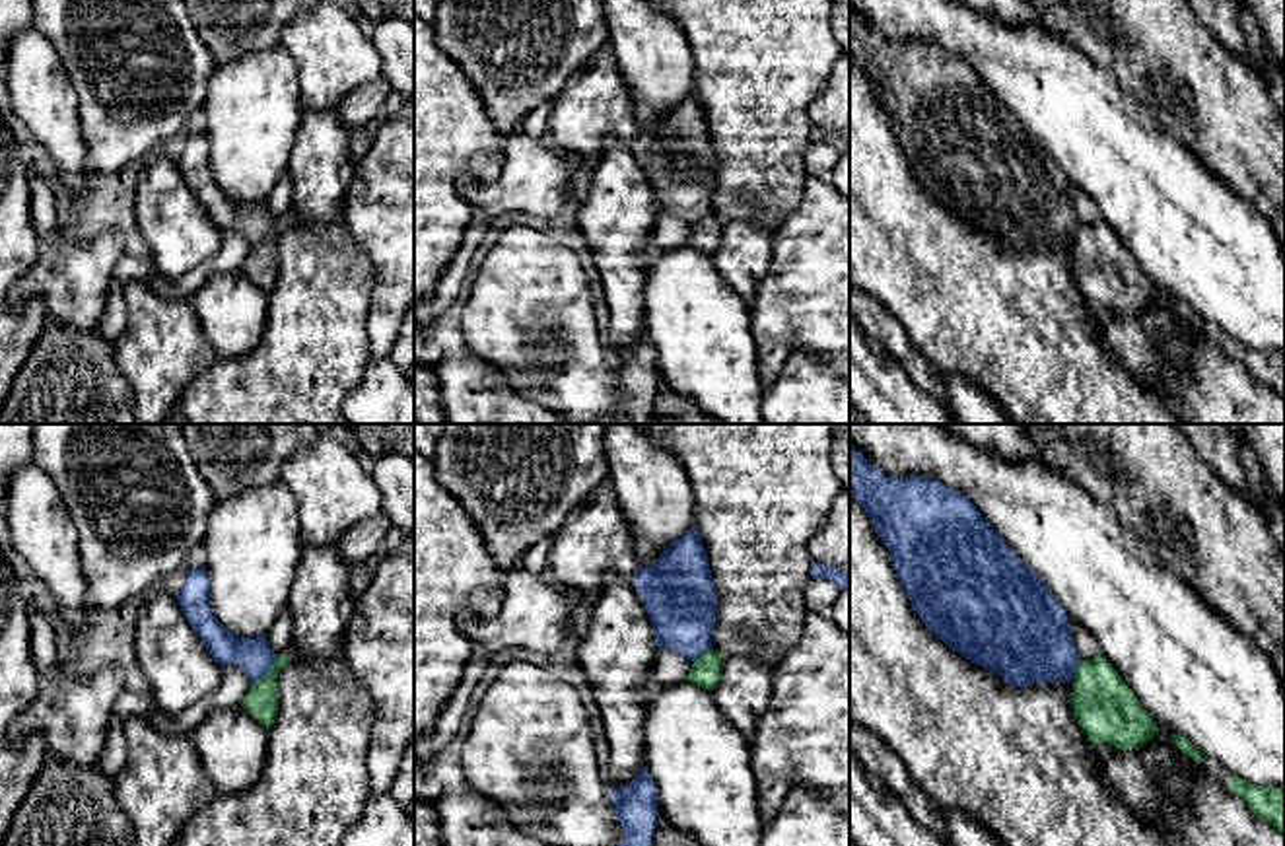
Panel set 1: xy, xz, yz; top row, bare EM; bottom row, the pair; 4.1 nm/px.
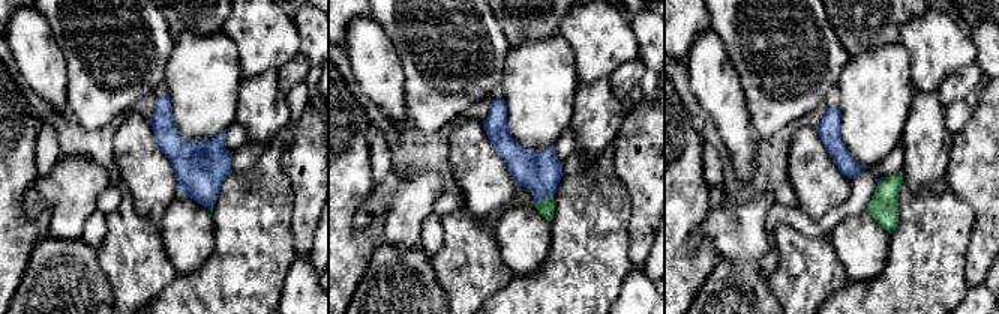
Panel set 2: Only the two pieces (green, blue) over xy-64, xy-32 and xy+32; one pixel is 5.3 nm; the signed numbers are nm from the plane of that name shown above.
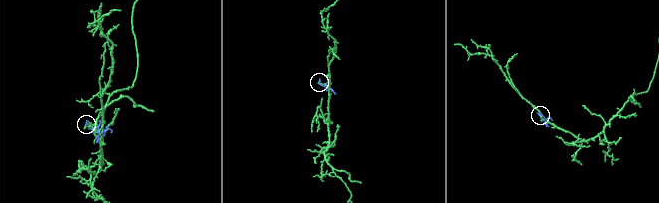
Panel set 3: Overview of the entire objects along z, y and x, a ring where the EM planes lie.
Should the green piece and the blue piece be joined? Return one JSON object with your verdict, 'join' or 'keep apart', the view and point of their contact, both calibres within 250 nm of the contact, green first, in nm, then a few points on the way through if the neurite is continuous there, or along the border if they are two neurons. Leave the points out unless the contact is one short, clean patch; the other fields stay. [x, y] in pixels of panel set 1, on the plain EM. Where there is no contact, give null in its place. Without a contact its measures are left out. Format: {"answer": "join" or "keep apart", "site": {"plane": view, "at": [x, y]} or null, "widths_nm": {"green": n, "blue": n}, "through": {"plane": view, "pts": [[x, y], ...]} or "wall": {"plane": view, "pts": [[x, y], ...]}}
{"answer": "keep apart", "site": {"plane": "xy", "at": [269, 238]}, "widths_nm": {"green": 140, "blue": 150}, "wall": {"plane": "xy", "pts": [[278, 220], [273, 232], [251, 249]]}}

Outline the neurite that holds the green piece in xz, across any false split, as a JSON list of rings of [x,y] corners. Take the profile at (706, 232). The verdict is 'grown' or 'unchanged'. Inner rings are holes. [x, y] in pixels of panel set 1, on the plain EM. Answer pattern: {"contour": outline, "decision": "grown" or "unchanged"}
{"contour": [[[710,214],[692,226],[692,233],[684,245],[698,247],[713,255],[719,245],[723,224],[715,214]]], "decision": "unchanged"}

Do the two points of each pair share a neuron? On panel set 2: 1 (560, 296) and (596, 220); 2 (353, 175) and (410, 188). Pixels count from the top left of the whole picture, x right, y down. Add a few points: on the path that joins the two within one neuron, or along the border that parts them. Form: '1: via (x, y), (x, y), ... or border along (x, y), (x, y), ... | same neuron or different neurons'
1: via (579, 277), (588, 260), (590, 239) | same neuron
2: border along (375, 184), (368, 197) | different neurons

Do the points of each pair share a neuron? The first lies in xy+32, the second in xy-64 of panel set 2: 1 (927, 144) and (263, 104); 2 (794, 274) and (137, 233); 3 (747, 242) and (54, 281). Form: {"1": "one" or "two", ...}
{"1": "one", "2": "one", "3": "two"}

